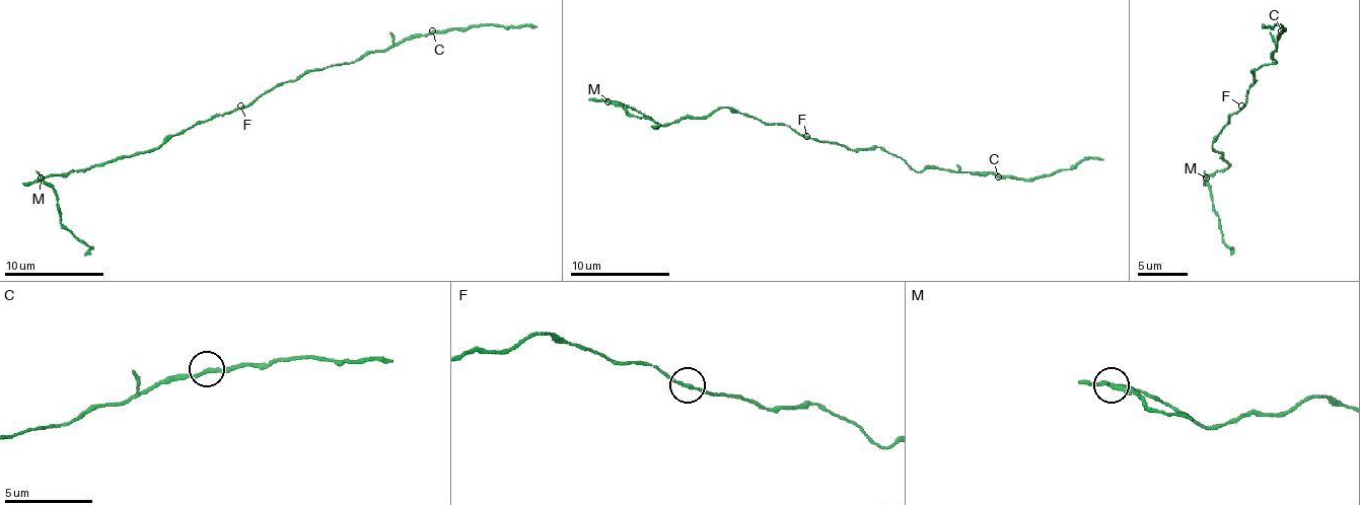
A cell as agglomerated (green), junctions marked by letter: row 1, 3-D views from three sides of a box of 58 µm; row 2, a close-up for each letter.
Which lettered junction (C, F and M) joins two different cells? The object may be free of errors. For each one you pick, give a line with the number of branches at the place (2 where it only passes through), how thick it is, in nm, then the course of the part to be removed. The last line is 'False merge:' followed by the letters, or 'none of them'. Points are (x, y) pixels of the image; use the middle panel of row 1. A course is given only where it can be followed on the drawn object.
M: 3 branches meet; 200 nm thick; foreign part runs (607, 101), (621, 104), (628, 114), (657, 124), (650, 127)
False merge: M

